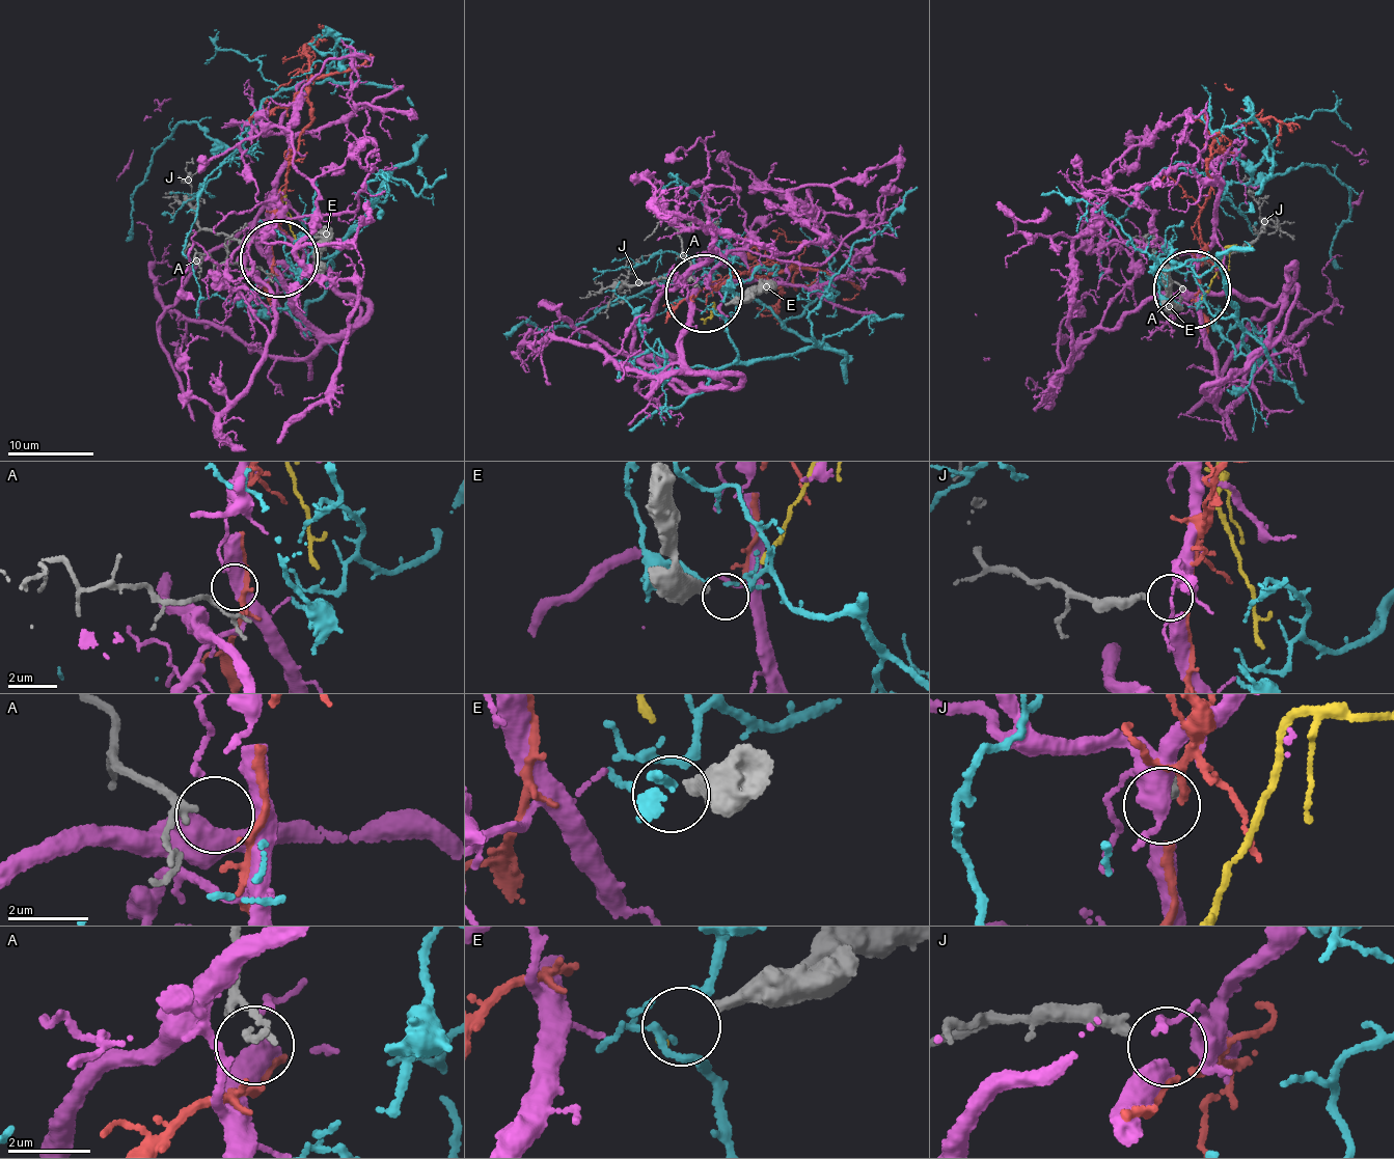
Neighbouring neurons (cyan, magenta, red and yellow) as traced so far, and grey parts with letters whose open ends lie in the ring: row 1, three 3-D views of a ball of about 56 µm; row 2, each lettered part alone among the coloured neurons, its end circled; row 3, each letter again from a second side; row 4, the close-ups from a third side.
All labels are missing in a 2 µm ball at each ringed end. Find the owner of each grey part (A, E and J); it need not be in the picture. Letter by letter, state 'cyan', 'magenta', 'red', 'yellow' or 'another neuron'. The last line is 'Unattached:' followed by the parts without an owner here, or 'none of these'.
A: another neuron
E: another neuron
J: magenta
Unattached: A, E

